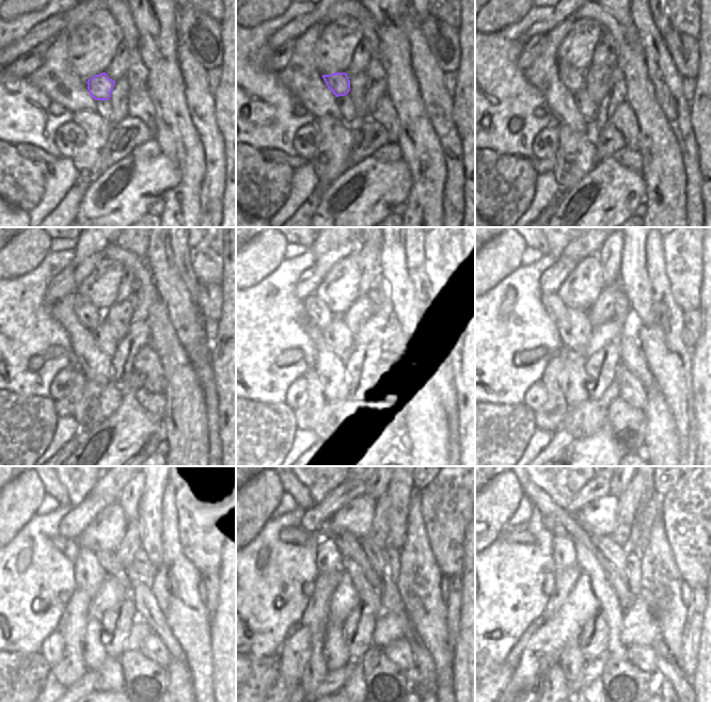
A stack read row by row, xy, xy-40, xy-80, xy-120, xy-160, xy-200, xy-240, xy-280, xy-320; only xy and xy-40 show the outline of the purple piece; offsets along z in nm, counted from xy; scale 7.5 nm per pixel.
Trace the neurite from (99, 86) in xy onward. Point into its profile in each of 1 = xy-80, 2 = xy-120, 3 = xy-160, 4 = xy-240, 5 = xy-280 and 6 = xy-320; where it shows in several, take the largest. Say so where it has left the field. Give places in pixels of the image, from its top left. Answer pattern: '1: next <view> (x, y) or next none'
1: next xy-80 (574, 80)
2: next xy-120 (90, 316)
3: next xy-160 (319, 314)
4: next xy-240 (69, 546)
5: next xy-280 (289, 535)
6: next xy-320 (521, 535)

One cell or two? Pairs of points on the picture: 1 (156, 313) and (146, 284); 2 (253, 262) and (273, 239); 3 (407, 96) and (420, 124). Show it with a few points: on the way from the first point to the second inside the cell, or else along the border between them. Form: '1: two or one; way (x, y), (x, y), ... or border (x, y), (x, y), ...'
1: two; border (157, 296), (149, 308), (146, 321)
2: one; way (258, 257), (270, 244)
3: one; way (408, 102), (413, 117)

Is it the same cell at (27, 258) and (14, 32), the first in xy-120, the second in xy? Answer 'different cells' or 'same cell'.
different cells

